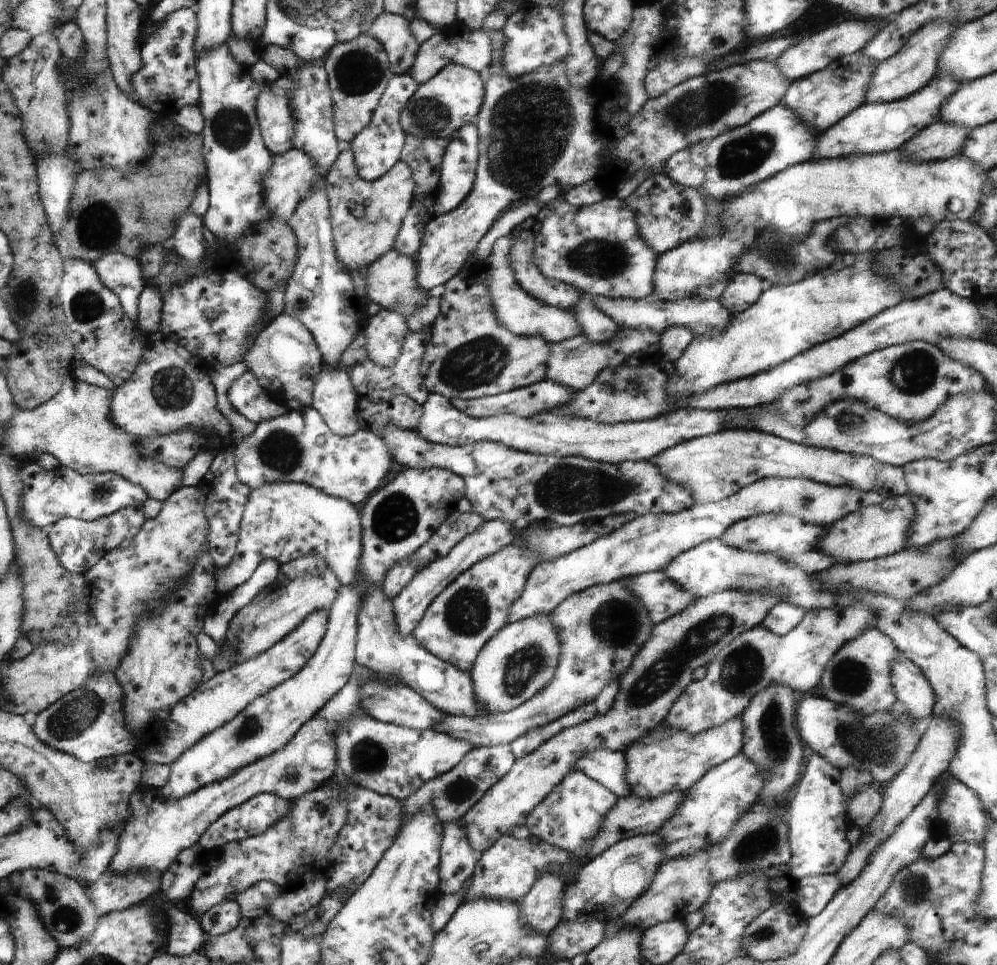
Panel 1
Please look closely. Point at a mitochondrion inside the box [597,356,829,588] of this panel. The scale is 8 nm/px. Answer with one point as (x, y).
(801, 500)

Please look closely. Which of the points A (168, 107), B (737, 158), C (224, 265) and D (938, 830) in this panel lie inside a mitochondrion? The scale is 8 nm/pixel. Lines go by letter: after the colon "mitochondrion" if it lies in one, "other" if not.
A: other
B: mitochondrion
C: other
D: other

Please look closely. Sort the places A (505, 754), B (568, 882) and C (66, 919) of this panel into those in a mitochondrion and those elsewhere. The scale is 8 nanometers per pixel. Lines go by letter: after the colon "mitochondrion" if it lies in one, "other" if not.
A: other
B: other
C: mitochondrion

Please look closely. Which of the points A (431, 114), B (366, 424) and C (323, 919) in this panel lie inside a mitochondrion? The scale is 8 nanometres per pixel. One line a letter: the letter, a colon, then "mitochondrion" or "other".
A: mitochondrion
B: other
C: other

